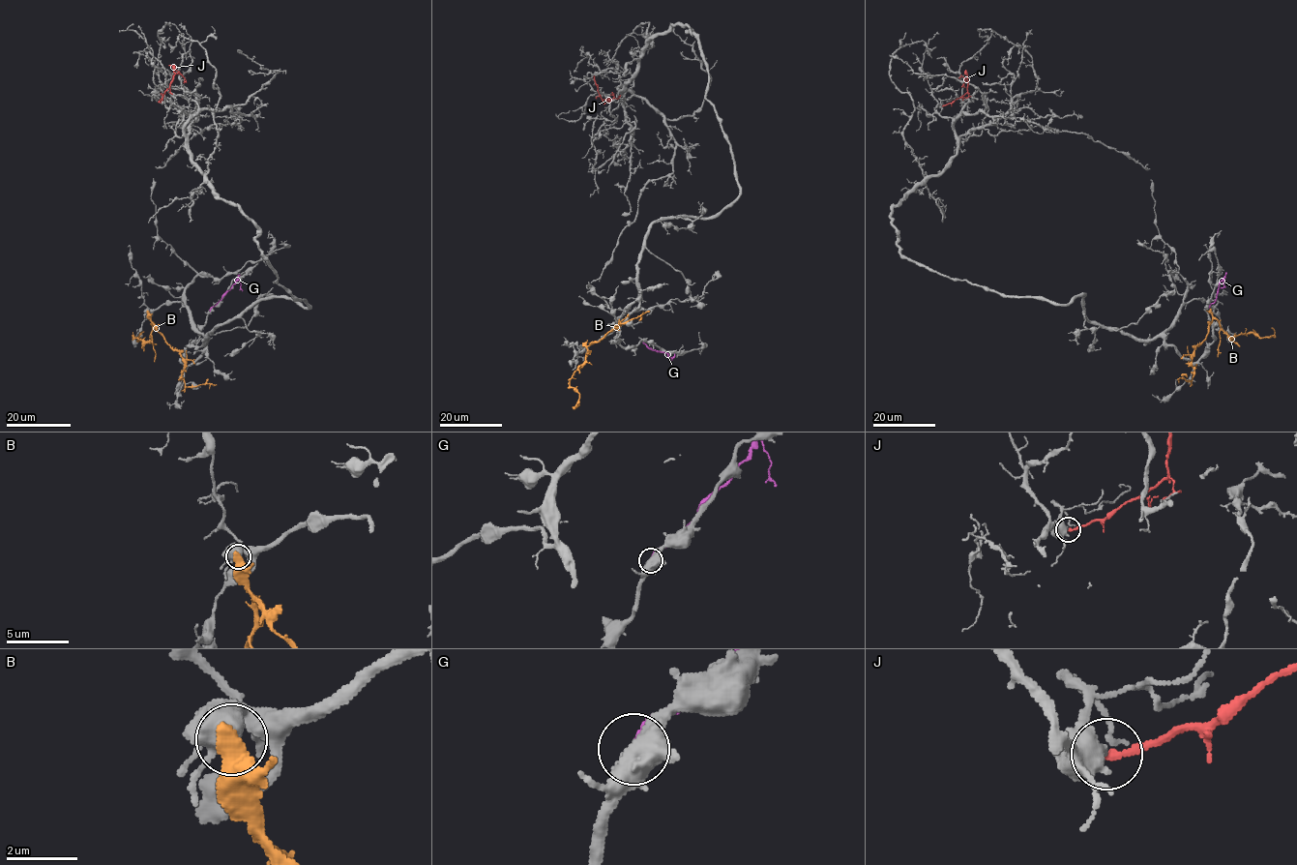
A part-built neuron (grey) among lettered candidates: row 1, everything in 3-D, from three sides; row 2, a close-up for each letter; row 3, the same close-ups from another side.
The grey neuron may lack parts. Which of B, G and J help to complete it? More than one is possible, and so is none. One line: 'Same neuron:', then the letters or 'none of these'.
Same neuron: none of these

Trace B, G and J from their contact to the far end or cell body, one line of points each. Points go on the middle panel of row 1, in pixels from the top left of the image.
B: (583, 343), (587, 345), (597, 343), (617, 326), (650, 311)
G: (643, 343), (670, 357), (674, 353)
J: (594, 75), (603, 101), (618, 98)

